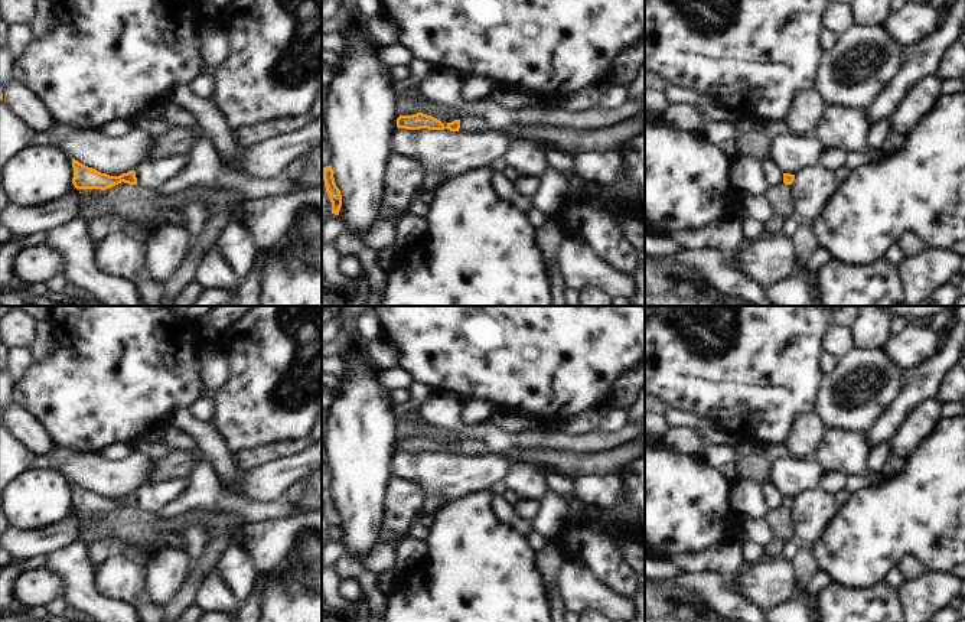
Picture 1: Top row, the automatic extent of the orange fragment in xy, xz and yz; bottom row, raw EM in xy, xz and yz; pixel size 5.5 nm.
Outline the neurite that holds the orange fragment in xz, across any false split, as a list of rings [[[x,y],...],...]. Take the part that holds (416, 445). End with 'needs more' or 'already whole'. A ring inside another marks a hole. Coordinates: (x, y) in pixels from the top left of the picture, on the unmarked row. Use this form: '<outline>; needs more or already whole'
[[[417,436],[413,439],[400,439],[397,442],[397,450],[398,452],[407,452],[407,453],[420,453],[420,452],[428,452],[428,453],[450,453],[450,455],[460,455],[460,456],[483,456],[488,453],[486,444],[479,439],[462,439],[459,443],[454,443],[451,446],[447,446],[446,449],[427,437]]]; needs more

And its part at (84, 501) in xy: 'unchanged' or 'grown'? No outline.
grown

